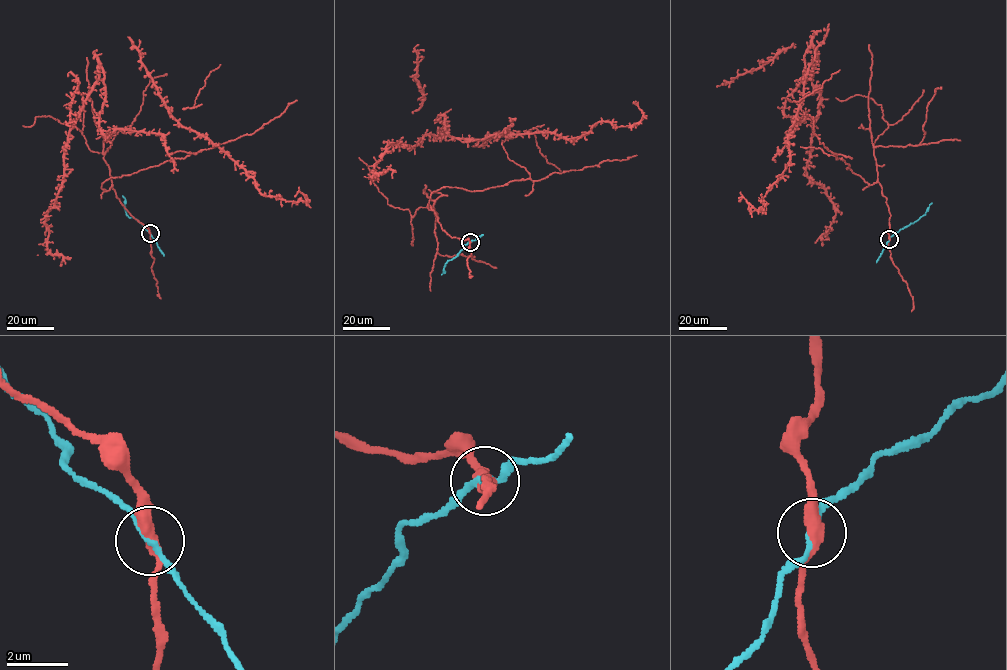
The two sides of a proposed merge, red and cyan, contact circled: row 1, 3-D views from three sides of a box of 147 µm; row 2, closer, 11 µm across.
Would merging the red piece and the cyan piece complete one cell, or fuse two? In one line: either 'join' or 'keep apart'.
keep apart

